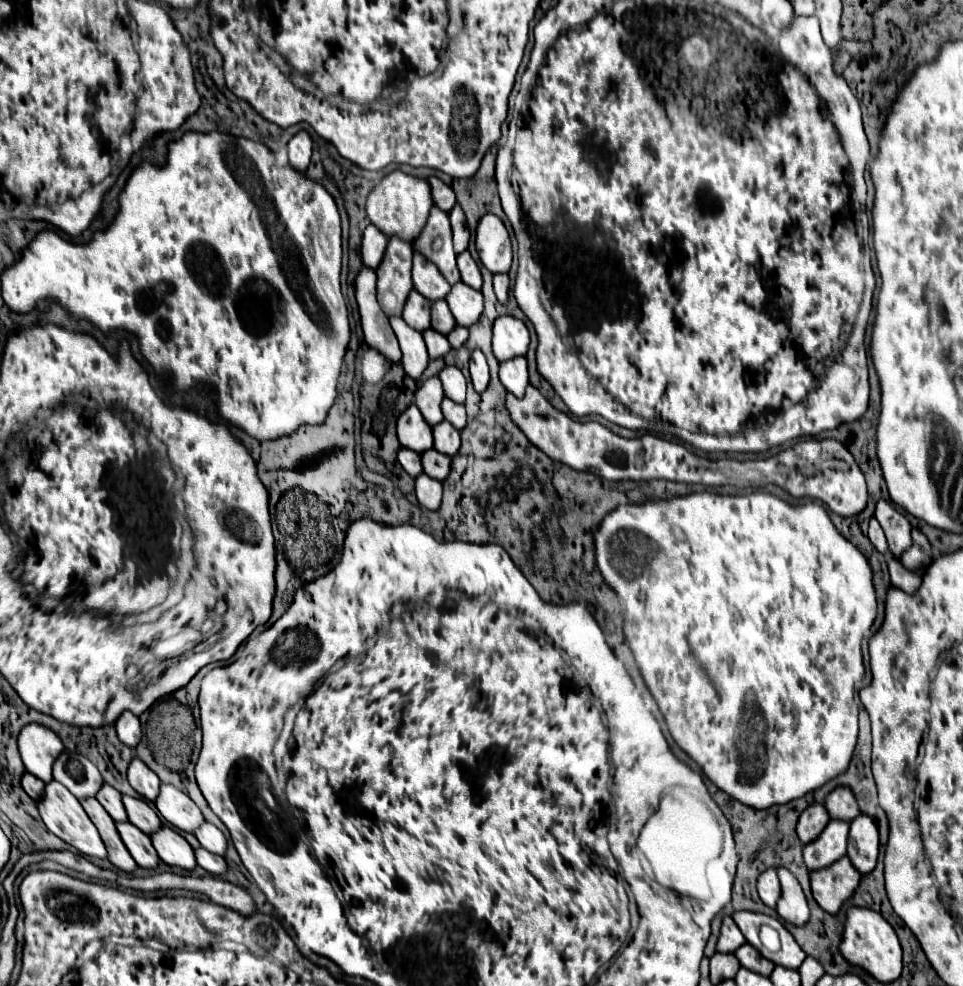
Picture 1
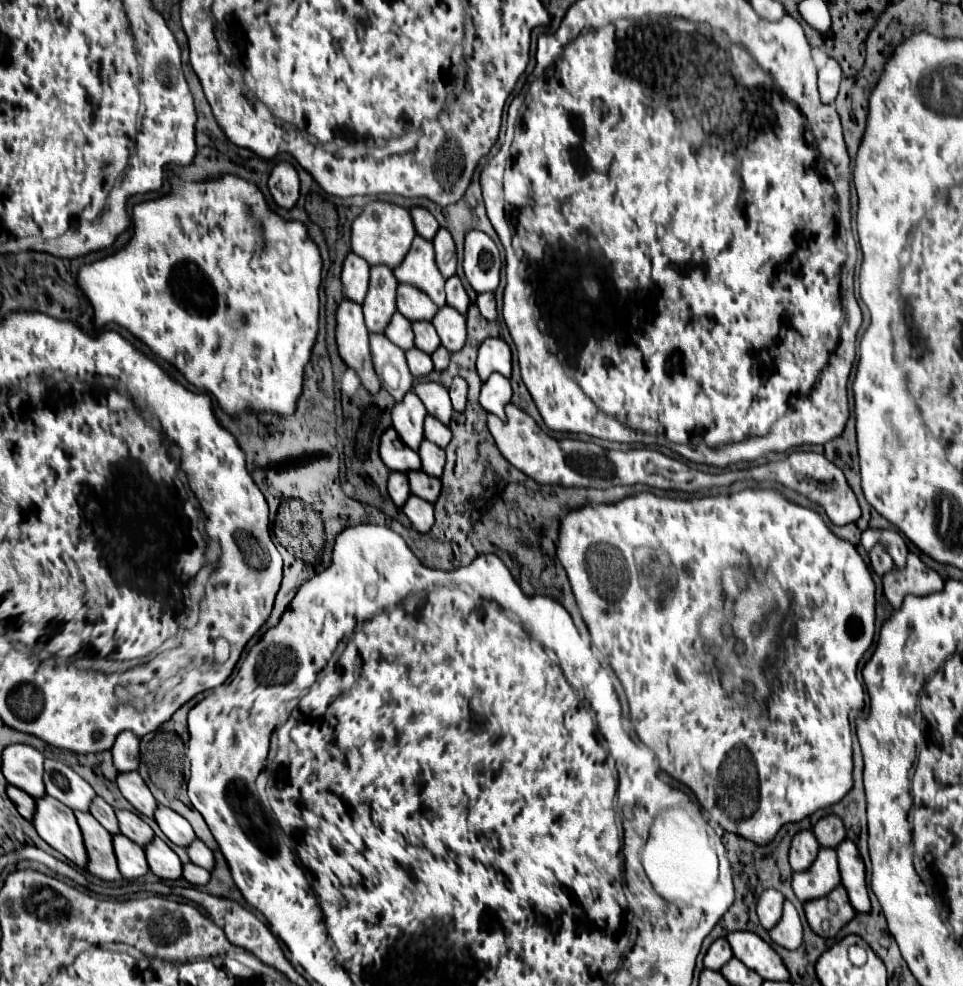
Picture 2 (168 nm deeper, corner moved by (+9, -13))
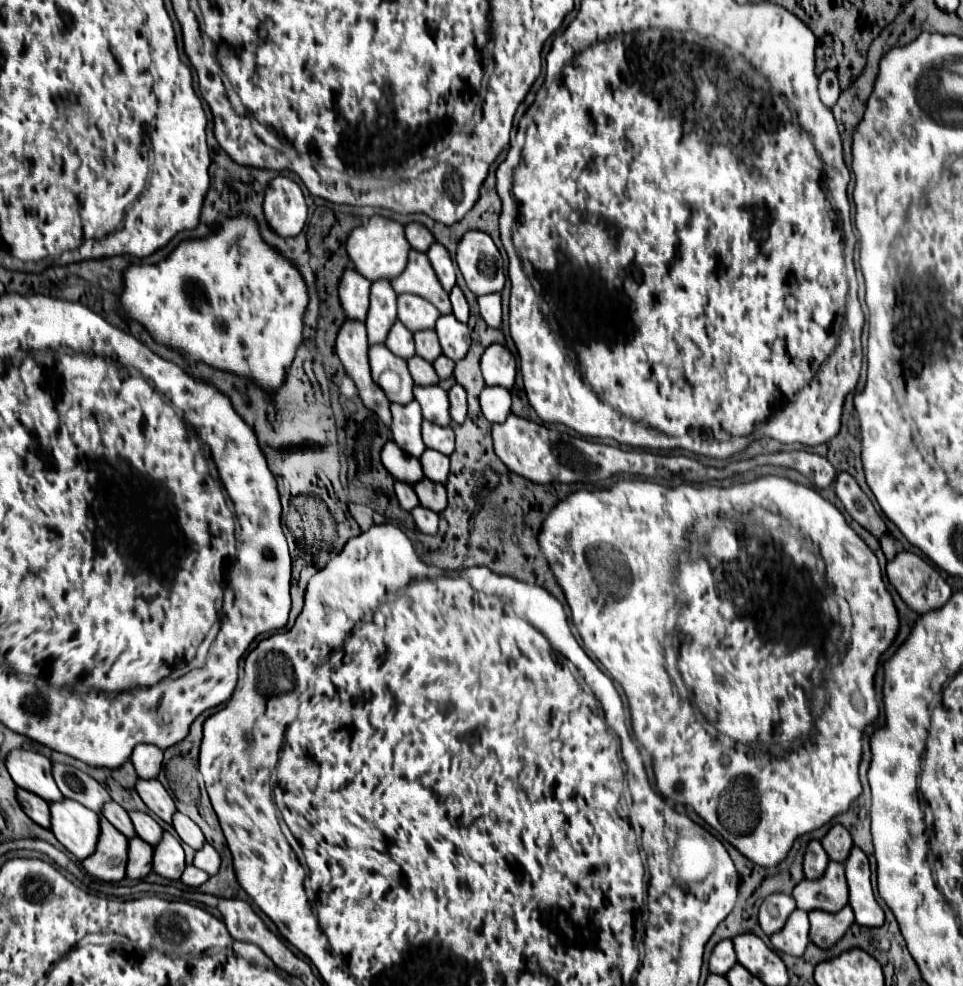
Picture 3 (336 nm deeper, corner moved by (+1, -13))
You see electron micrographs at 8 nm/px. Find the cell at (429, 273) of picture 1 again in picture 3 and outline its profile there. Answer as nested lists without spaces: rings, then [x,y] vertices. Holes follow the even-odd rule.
[[[398,295],[398,319],[402,325],[416,333],[424,329],[434,329],[436,319],[440,313],[436,313],[436,307],[428,305],[422,297],[412,297],[412,295]]]

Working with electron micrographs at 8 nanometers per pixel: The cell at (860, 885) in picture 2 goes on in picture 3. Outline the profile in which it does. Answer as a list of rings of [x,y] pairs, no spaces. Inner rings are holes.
[[[854,847],[850,851],[850,857],[844,863],[846,867],[846,879],[850,887],[850,899],[848,905],[852,907],[856,915],[856,923],[864,927],[882,927],[884,925],[884,911],[878,905],[872,883],[870,883],[870,865],[868,857],[862,849]]]

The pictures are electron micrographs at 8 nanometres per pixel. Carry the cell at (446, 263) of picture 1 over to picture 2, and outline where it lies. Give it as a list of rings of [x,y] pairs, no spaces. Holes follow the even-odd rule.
[[[414,237],[408,255],[394,269],[394,275],[400,283],[410,283],[422,289],[438,307],[446,305],[444,277],[436,265],[432,241],[424,241],[424,237]]]

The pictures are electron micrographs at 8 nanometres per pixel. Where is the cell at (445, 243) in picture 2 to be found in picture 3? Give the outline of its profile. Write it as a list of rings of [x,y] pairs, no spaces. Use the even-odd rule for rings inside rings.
[[[434,243],[428,251],[428,261],[432,263],[432,269],[438,273],[436,277],[442,281],[440,285],[450,293],[452,287],[456,285],[456,275],[454,275],[454,263],[450,259],[450,253],[440,245],[440,243]]]

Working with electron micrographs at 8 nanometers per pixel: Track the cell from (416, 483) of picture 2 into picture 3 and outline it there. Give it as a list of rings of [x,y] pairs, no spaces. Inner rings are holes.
[[[422,479],[414,485],[414,491],[420,499],[420,505],[424,505],[426,509],[432,509],[434,513],[444,511],[444,507],[446,507],[446,487],[442,483]]]

